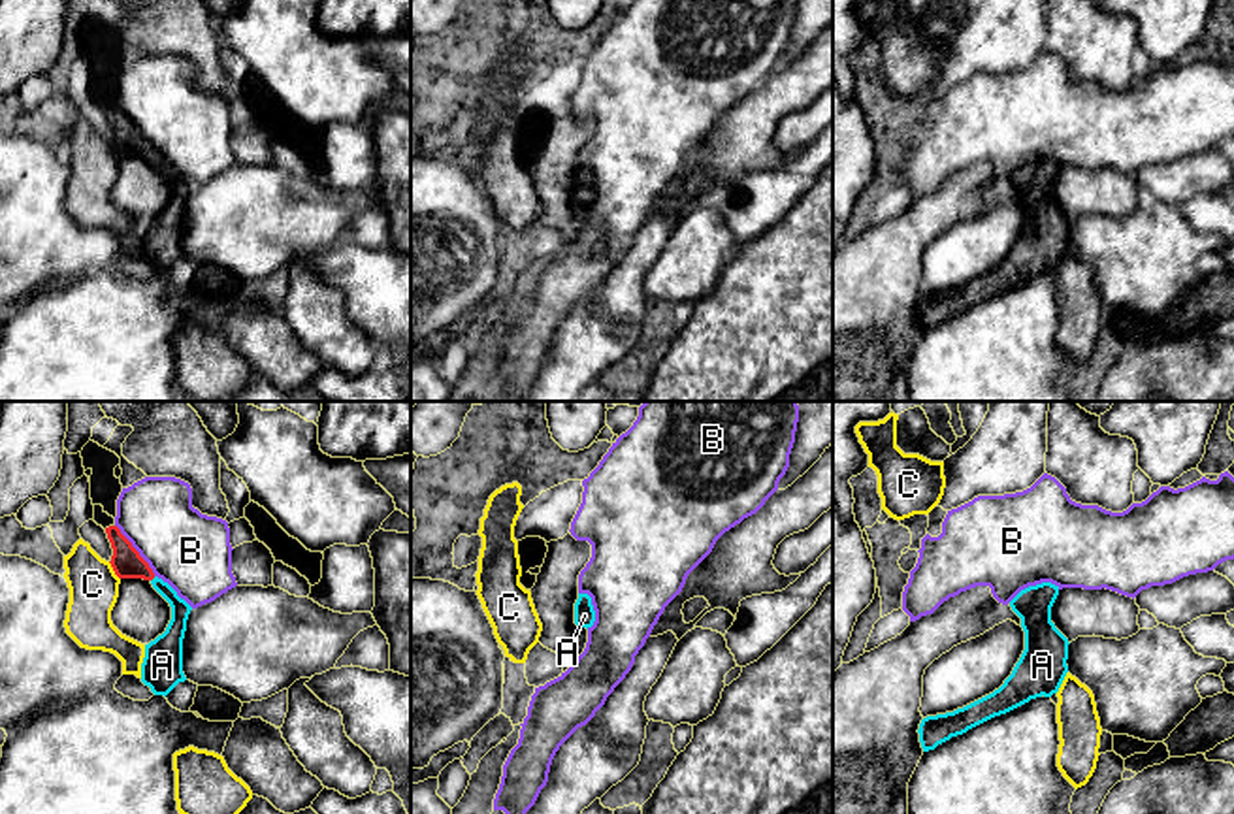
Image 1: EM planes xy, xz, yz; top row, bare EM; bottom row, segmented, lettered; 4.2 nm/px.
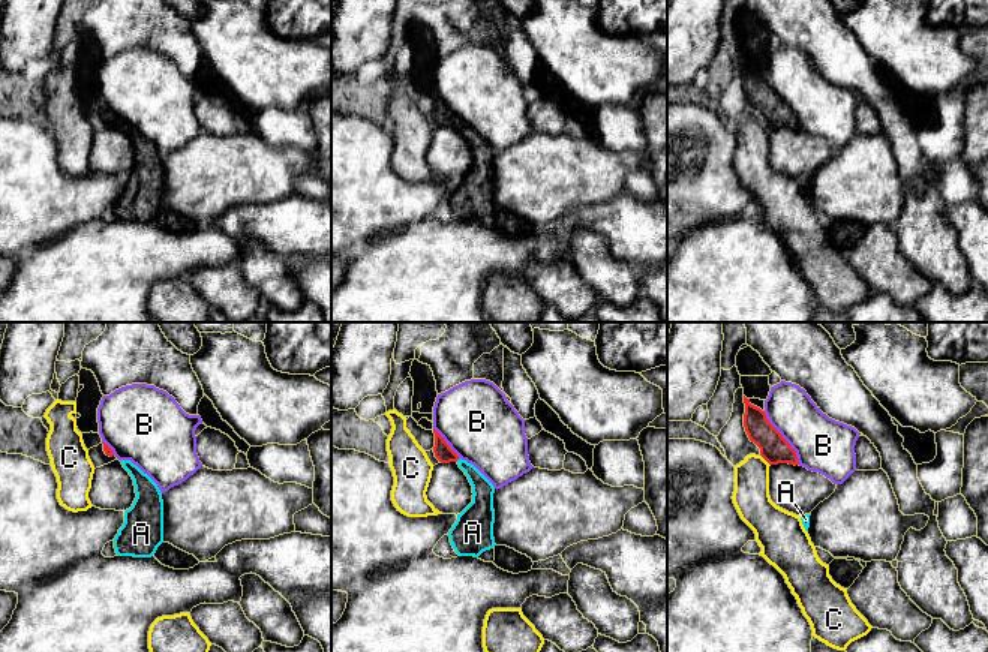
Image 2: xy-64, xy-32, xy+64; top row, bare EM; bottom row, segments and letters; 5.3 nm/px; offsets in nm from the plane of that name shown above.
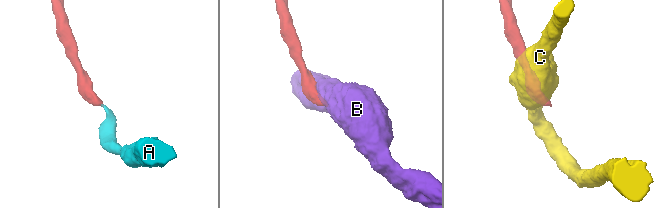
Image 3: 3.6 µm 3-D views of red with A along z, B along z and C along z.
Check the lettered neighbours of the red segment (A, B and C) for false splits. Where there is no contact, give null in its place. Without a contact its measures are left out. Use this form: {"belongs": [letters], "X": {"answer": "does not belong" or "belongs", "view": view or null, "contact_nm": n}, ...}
{"belongs": ["A"], "A": {"answer": "belongs", "view": null}, "B": {"answer": "does not belong", "view": "xy", "contact_nm": 280}, "C": {"answer": "does not belong", "view": "xy", "contact_nm": 90}}

